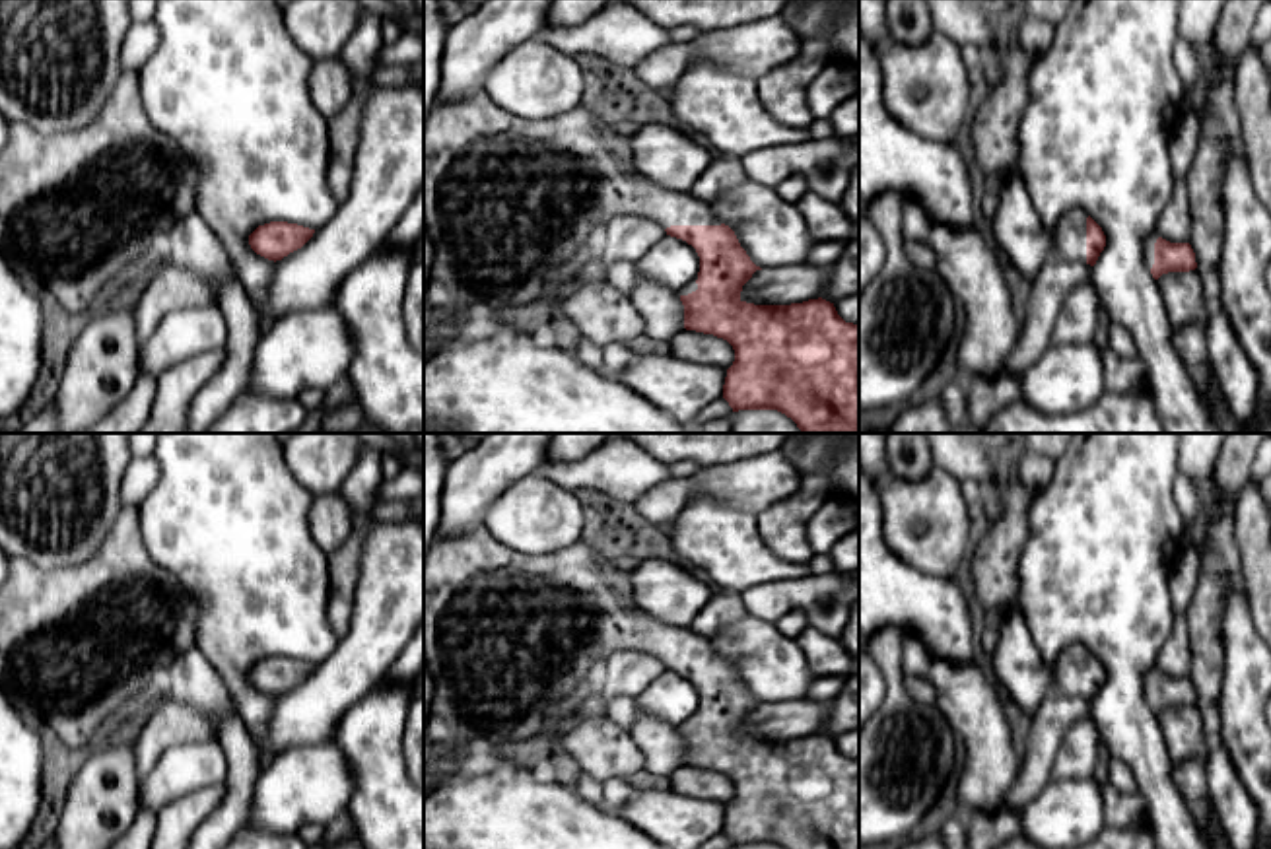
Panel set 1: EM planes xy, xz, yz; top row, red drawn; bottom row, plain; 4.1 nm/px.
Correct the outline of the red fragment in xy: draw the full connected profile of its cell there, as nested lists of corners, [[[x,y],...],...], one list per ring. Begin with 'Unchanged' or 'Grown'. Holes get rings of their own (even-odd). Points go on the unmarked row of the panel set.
Unchanged. [[[270,657],[258,661],[249,670],[249,680],[257,690],[276,697],[301,684],[313,672],[313,668],[315,664],[297,659]]]

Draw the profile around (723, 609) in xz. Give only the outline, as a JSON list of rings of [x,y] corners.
[[[715,591],[688,628],[700,635],[713,637],[717,631],[746,616],[748,612],[739,593]]]

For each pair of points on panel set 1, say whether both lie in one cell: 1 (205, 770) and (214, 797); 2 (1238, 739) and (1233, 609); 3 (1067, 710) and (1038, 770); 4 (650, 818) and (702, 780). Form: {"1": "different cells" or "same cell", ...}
{"1": "different cells", "2": "same cell", "3": "same cell", "4": "different cells"}

